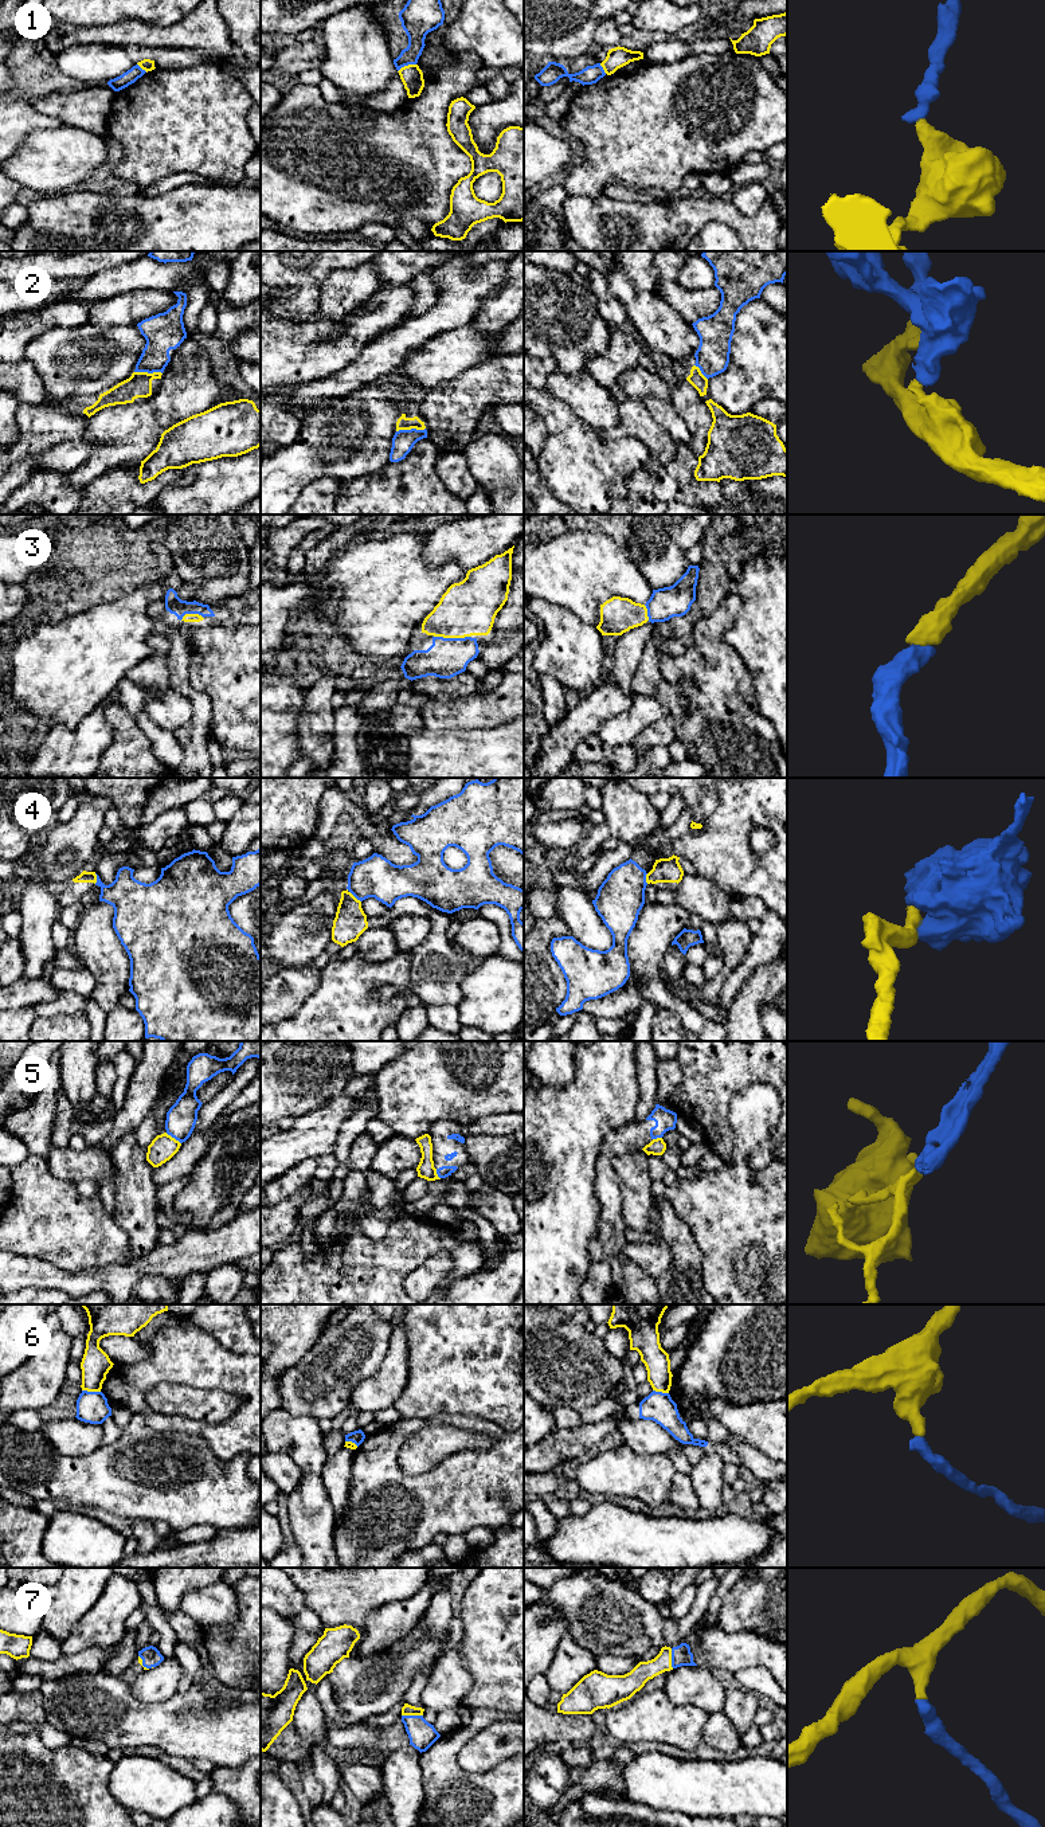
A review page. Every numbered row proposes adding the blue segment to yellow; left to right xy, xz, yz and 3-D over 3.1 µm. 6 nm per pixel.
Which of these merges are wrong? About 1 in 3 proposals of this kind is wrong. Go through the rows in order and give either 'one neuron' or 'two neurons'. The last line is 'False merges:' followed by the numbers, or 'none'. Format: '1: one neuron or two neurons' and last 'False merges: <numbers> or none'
1: two neurons
2: two neurons
3: one neuron
4: two neurons
5: two neurons
6: two neurons
7: one neuron
False merges: 1, 2, 4, 5, 6

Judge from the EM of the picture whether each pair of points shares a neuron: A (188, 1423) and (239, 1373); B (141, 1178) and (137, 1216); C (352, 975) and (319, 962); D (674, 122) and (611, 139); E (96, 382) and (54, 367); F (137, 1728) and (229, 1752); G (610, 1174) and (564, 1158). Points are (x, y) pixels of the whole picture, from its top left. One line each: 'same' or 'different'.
A: same
B: same
C: different
D: same
E: same
F: same
G: different

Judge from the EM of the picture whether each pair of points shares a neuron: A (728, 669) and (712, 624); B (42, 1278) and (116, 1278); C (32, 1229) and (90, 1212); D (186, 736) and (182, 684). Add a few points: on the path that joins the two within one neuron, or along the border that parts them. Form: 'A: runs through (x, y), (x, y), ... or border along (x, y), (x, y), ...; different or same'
A: runs through (717, 658), (712, 653), (712, 634); same
B: runs through (61, 1279), (97, 1279); same
C: runs through (47, 1224), (75, 1224); same
D: runs through (199, 723), (199, 701), (195, 697); same

